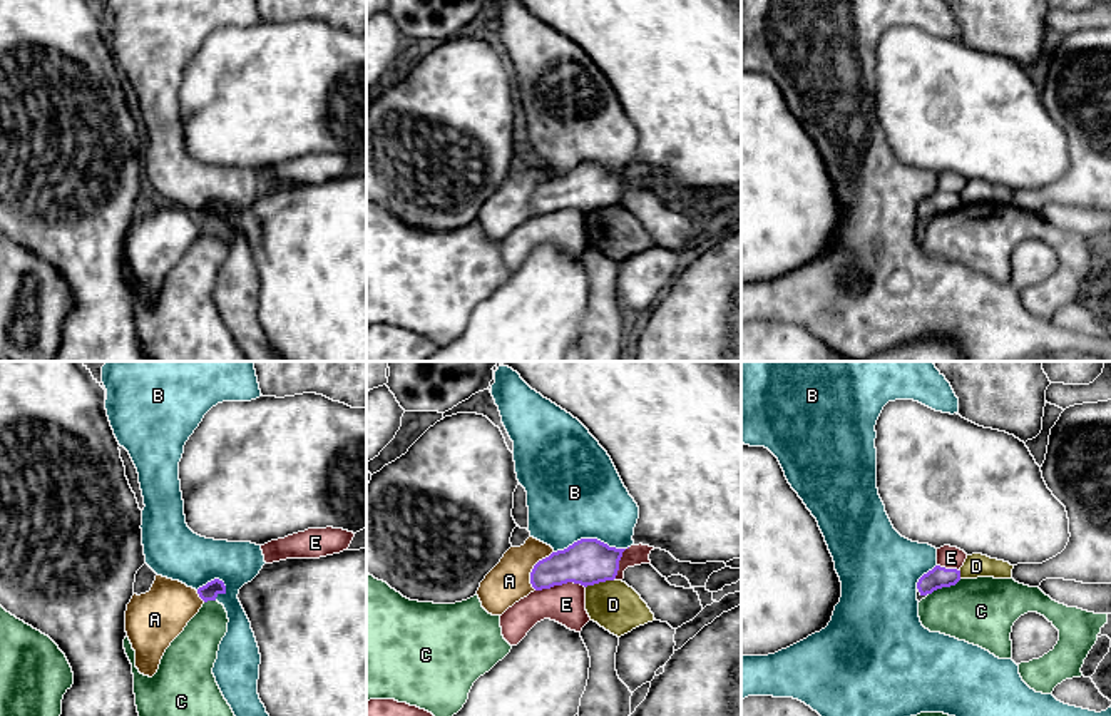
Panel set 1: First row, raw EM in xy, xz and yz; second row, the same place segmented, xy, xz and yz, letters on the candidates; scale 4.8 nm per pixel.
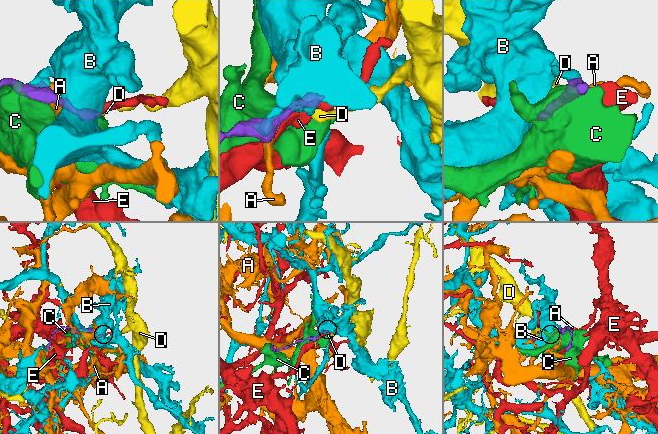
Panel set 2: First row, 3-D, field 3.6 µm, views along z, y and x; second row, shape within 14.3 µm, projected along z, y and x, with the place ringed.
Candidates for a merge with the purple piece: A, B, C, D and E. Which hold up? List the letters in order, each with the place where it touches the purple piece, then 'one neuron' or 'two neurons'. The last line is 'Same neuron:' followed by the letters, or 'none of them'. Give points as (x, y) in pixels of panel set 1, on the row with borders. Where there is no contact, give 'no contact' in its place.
A: xz (532, 569) | two neurons
B: xz (591, 539) | two neurons
C: yz (944, 586) | two neurons
D: xz (599, 581) | two neurons
E: xz (559, 584) | two neurons
Same neuron: none of them

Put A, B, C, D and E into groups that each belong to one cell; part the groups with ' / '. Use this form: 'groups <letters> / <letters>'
groups A / B / C / D / E

